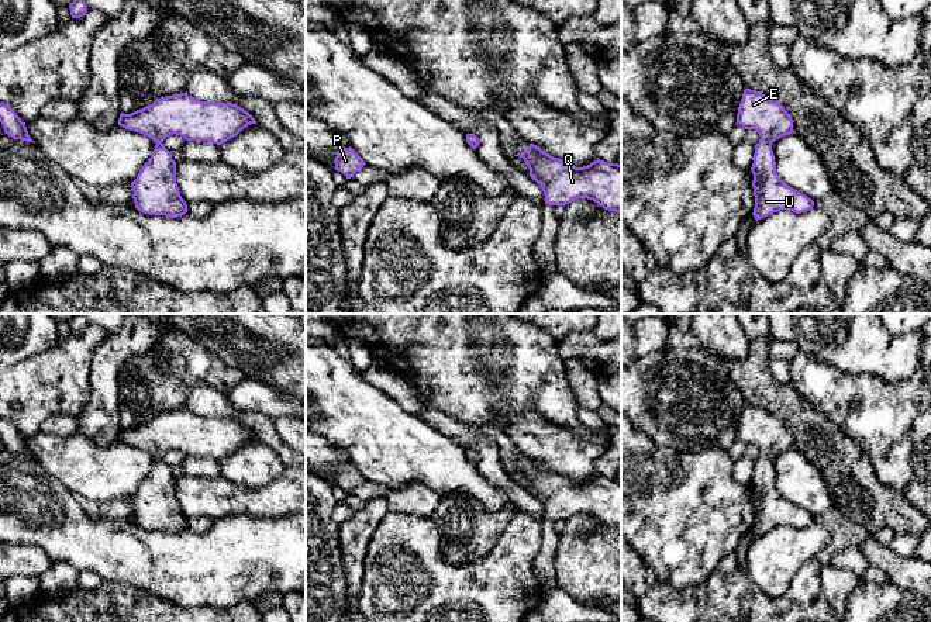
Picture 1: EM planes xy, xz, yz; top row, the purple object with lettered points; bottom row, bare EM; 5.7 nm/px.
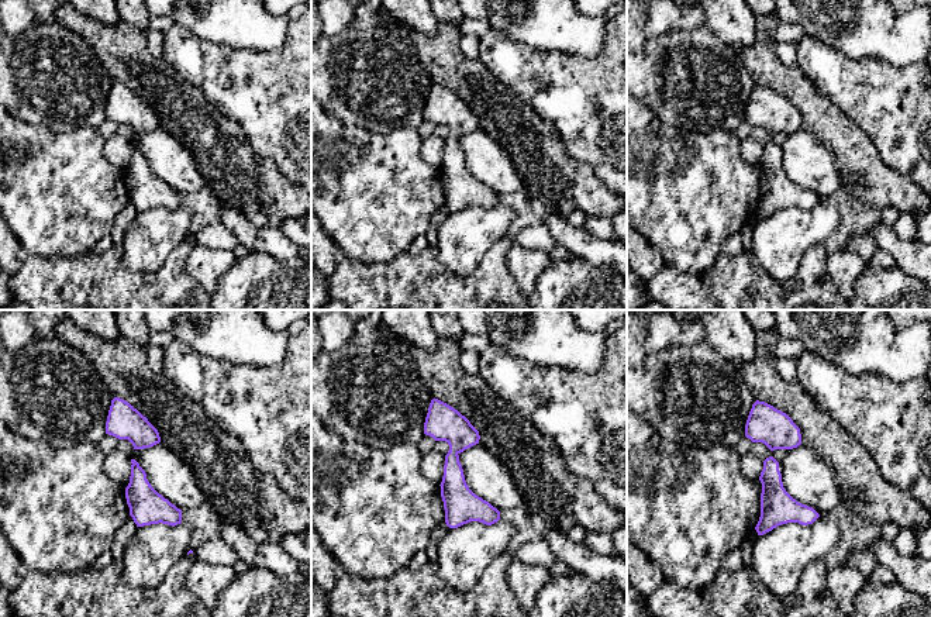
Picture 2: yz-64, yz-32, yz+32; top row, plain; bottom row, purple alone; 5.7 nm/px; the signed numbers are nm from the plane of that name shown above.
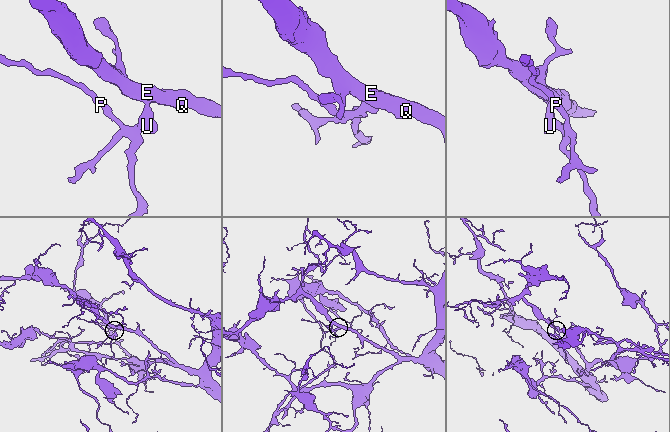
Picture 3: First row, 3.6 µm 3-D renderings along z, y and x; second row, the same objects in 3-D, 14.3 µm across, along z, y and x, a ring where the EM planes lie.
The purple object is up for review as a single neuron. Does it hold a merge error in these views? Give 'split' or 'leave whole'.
leave whole

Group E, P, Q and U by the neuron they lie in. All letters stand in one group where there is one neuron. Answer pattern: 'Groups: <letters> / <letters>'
Groups: E P Q U

